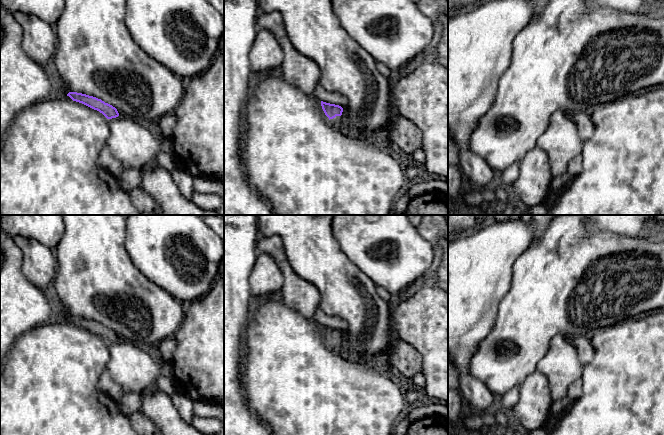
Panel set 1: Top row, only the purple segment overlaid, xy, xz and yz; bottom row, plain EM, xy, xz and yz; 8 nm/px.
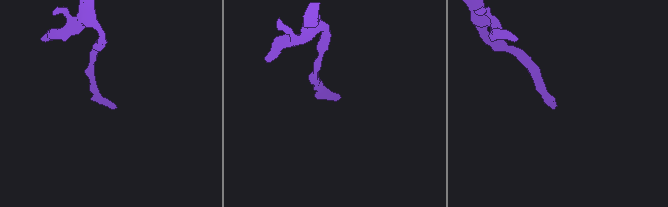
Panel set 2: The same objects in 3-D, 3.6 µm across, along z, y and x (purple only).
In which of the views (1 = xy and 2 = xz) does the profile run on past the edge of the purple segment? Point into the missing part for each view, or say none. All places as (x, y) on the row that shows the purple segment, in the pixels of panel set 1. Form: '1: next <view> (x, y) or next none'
1: next none
2: next xz (337, 120)

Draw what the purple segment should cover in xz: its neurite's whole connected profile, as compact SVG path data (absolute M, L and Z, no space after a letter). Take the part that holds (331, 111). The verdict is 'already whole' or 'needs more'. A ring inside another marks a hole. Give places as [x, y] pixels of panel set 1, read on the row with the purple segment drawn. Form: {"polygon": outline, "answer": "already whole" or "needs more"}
{"polygon": "M321 101L321 106L322 106L322 109L323 109L325 115L329 118L329 120L332 123L335 123L338 126L338 129L344 129L345 131L349 130L345 126L345 124L342 120L341 115L342 115L342 112L343 112L343 108L341 106L326 103L326 102L323 102L323 101Z", "answer": "needs more"}

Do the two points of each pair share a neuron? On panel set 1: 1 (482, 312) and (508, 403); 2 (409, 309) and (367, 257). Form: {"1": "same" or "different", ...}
{"1": "different", "2": "different"}

